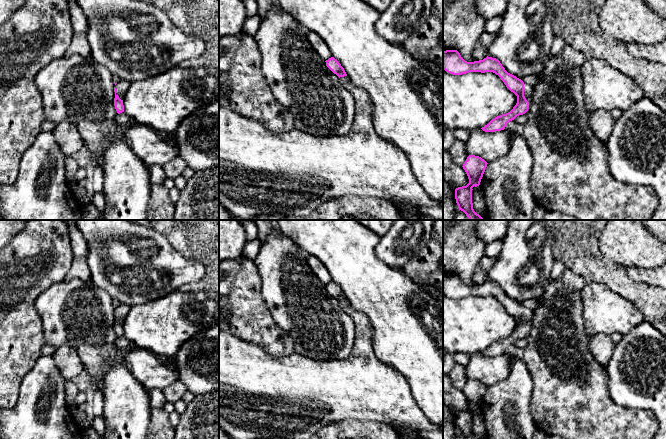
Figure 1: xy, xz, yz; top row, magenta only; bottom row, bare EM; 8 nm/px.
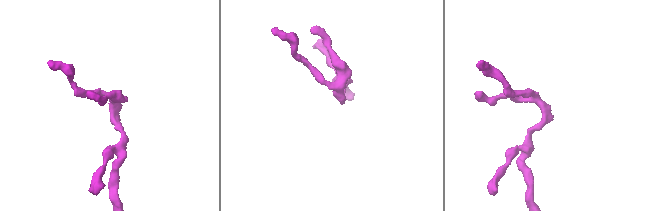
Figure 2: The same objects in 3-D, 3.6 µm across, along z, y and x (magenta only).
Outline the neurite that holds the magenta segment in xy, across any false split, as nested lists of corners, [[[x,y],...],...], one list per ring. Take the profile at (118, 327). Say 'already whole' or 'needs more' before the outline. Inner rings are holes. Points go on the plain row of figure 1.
needs more; [[[121,304],[114,311],[115,322],[114,330],[118,338],[124,336],[123,322],[125,317],[128,315],[131,307],[126,304]]]

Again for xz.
needs more; [[[334,281],[325,286],[354,321],[357,335],[349,356],[336,361],[318,361],[295,352],[288,356],[275,356],[256,344],[219,331],[219,426],[233,439],[309,439],[329,424],[346,419],[400,424],[419,432],[441,430],[421,411],[406,378],[377,359],[373,329],[366,315],[352,307]]]

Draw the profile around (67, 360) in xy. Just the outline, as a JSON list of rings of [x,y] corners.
[[[70,346],[57,347],[51,357],[66,380],[73,380],[84,368],[81,358]]]

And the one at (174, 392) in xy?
[[[177,380],[162,391],[167,402],[175,403],[183,398],[187,388],[180,380]]]

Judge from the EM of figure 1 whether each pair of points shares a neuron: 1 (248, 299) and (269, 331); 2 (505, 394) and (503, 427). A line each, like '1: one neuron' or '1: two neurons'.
1: one neuron
2: one neuron

